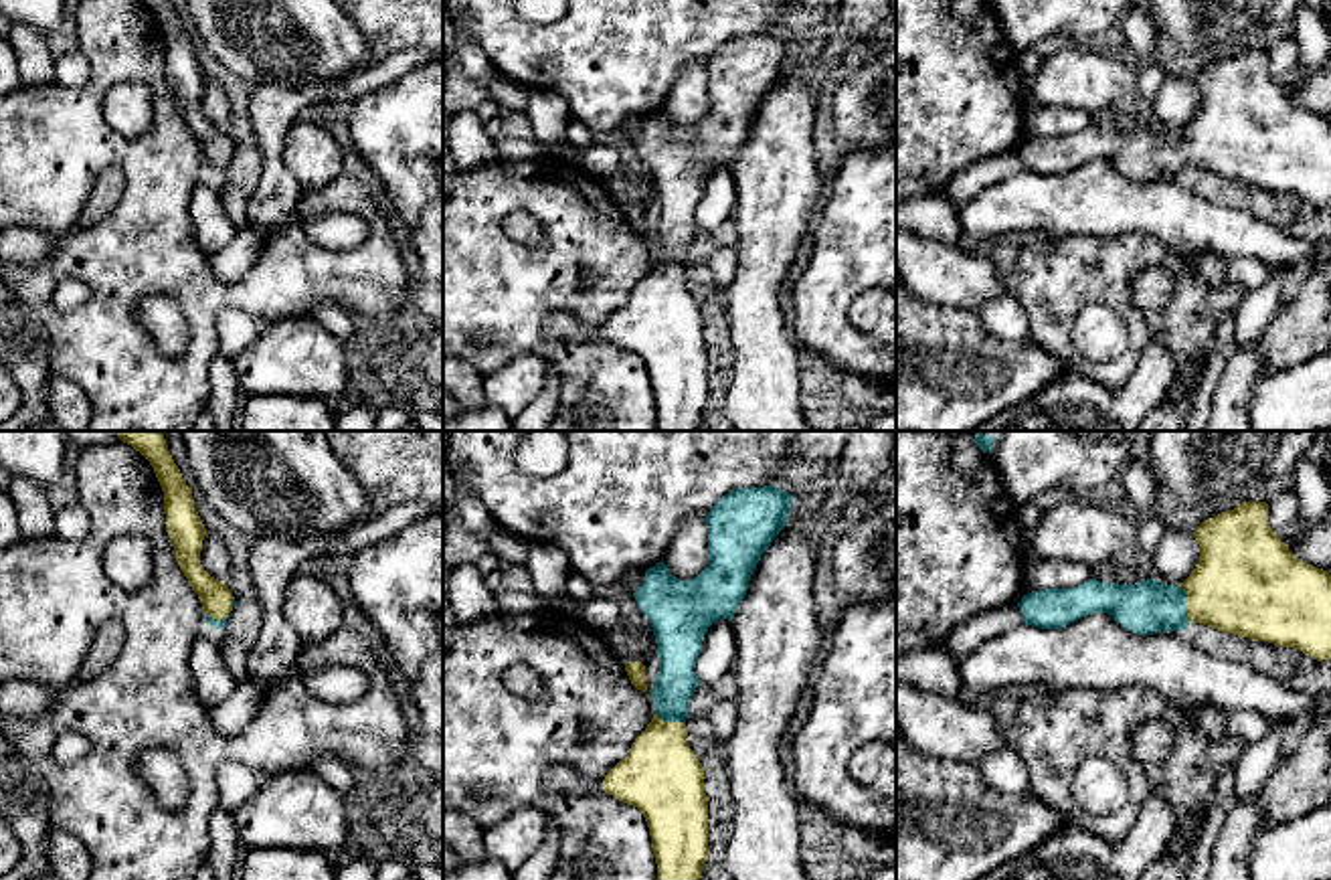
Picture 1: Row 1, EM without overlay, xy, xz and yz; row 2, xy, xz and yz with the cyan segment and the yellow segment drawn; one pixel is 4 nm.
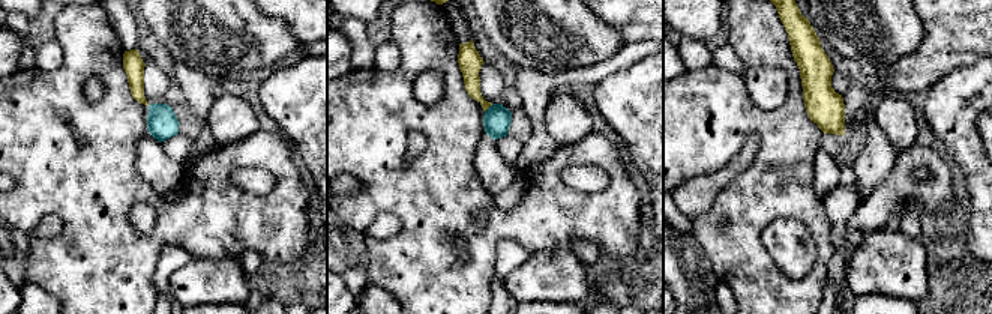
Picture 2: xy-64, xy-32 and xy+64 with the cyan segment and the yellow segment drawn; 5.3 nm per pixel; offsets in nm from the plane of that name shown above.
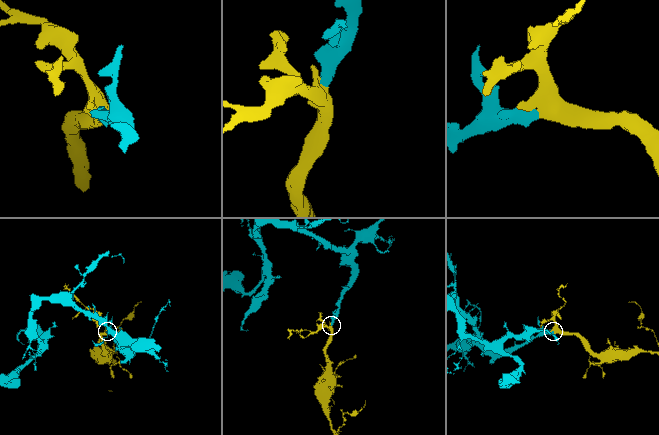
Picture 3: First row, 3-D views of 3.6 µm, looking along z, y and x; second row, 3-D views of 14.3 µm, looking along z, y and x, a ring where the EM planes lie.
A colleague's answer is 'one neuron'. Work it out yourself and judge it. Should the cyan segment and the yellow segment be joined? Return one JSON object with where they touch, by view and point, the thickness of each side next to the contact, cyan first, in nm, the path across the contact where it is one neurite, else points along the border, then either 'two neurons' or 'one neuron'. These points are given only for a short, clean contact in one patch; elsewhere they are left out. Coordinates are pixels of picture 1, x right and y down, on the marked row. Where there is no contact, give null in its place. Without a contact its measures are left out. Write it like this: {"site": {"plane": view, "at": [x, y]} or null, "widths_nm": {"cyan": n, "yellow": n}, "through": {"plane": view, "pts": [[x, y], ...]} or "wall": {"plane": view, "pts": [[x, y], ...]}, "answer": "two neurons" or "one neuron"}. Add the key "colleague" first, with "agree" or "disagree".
{"colleague": "agree", "site": {"plane": "yz", "at": [1186, 605]}, "widths_nm": {"cyan": 220, "yellow": 400}, "through": {"plane": "yz", "pts": [[1145, 607], [1186, 605], [1245, 583]]}, "answer": "one neuron"}

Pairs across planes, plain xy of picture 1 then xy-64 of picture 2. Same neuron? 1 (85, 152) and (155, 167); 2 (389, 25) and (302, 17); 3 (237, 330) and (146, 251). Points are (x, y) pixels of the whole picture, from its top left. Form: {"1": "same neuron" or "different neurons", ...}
{"1": "different neurons", "2": "same neuron", "3": "different neurons"}

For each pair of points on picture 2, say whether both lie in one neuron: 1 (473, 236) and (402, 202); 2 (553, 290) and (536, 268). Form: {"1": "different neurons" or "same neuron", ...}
{"1": "same neuron", "2": "same neuron"}

